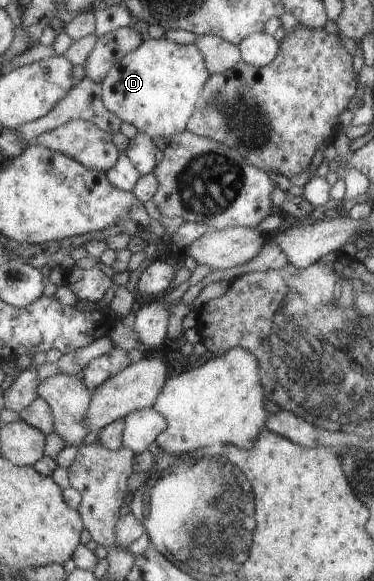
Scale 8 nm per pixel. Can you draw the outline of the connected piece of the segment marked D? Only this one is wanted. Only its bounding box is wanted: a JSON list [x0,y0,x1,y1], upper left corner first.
[100,37,208,140]

